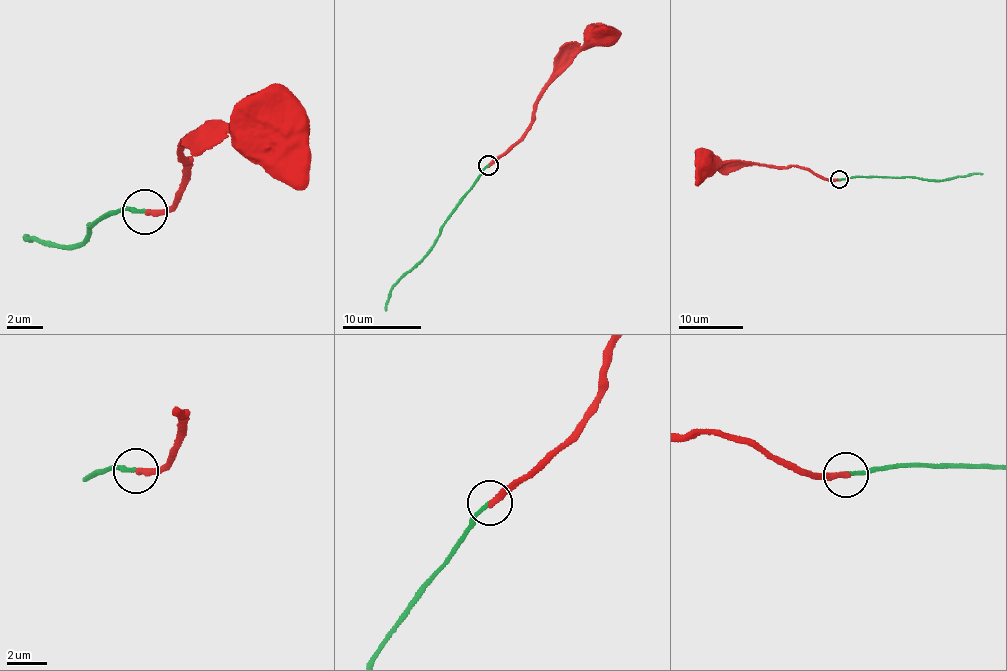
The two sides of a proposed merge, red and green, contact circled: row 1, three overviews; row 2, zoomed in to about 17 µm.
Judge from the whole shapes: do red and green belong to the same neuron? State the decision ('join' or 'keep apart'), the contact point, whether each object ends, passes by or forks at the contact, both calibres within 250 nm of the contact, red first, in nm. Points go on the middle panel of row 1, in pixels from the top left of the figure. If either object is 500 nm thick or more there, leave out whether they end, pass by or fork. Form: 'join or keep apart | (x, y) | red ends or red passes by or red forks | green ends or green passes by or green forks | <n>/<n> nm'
keep apart | (488, 165) | red ends | green ends | 320/190 nm

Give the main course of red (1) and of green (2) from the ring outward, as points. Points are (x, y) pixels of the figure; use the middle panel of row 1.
1: (487, 165), (523, 135), (536, 97), (588, 47), (593, 35), (598, 33)
2: (487, 165), (449, 216), (436, 245), (400, 277), (390, 293), (385, 311)

